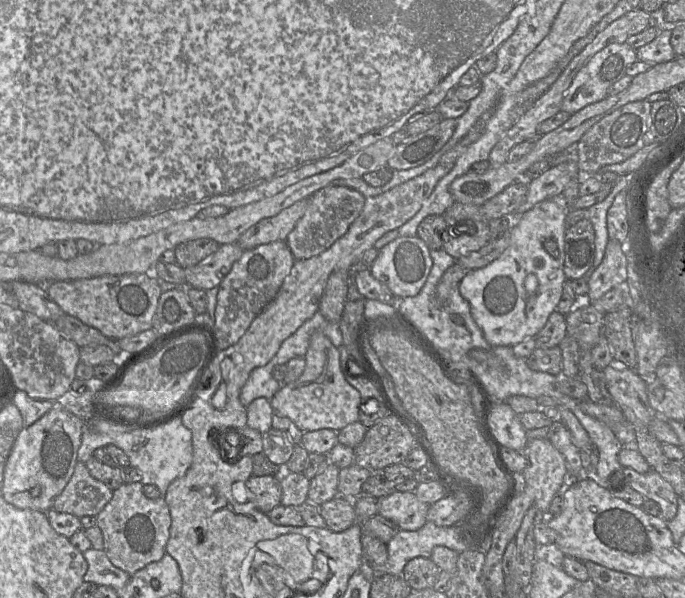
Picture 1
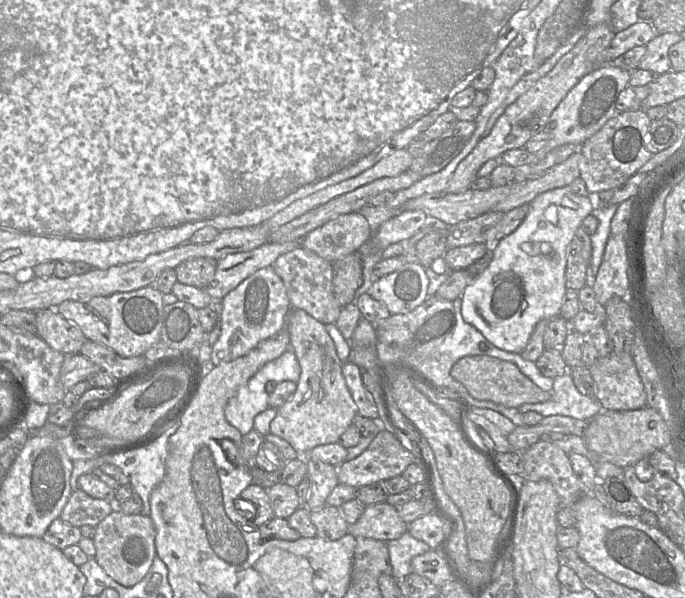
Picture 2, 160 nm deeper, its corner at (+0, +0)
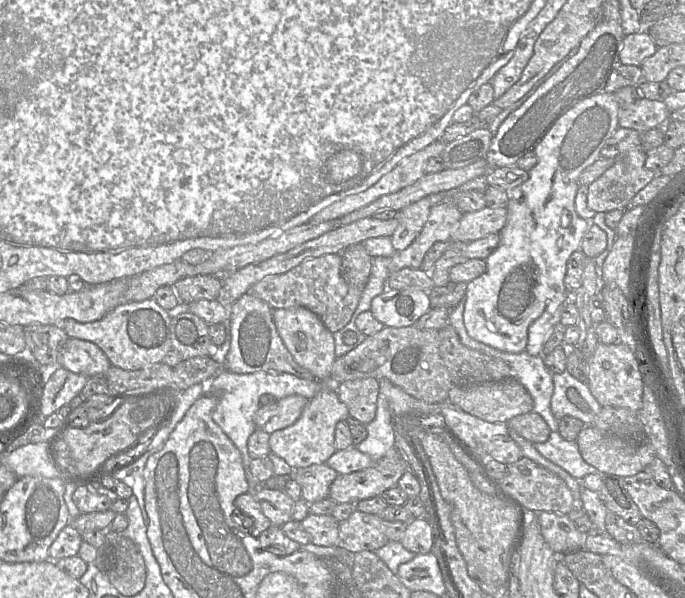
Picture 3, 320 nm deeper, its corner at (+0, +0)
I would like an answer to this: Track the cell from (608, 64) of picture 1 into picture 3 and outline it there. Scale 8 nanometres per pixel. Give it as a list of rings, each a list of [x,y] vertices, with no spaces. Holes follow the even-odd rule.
[[[602,92],[588,98],[585,98],[570,109],[568,109],[547,131],[541,142],[535,147],[534,151],[537,155],[536,165],[528,172],[528,179],[510,193],[507,202],[507,221],[505,226],[499,232],[500,242],[498,247],[486,258],[486,270],[479,277],[467,283],[466,302],[464,308],[463,321],[468,335],[476,341],[491,346],[497,350],[509,353],[520,353],[526,350],[528,341],[528,327],[539,318],[546,310],[554,310],[558,306],[566,303],[570,299],[570,295],[566,292],[564,286],[564,278],[567,269],[567,261],[570,255],[580,249],[580,243],[591,226],[591,221],[581,218],[575,208],[575,197],[580,186],[579,177],[583,170],[598,160],[601,155],[600,151],[607,140],[615,133],[619,127],[618,121],[619,105],[613,94]]]

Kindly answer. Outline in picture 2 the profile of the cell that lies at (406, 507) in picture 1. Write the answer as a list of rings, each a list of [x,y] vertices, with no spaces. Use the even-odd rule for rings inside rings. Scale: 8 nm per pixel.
[[[386,501],[367,505],[358,520],[349,525],[348,533],[382,541],[399,538],[408,525],[401,518],[398,509]]]

